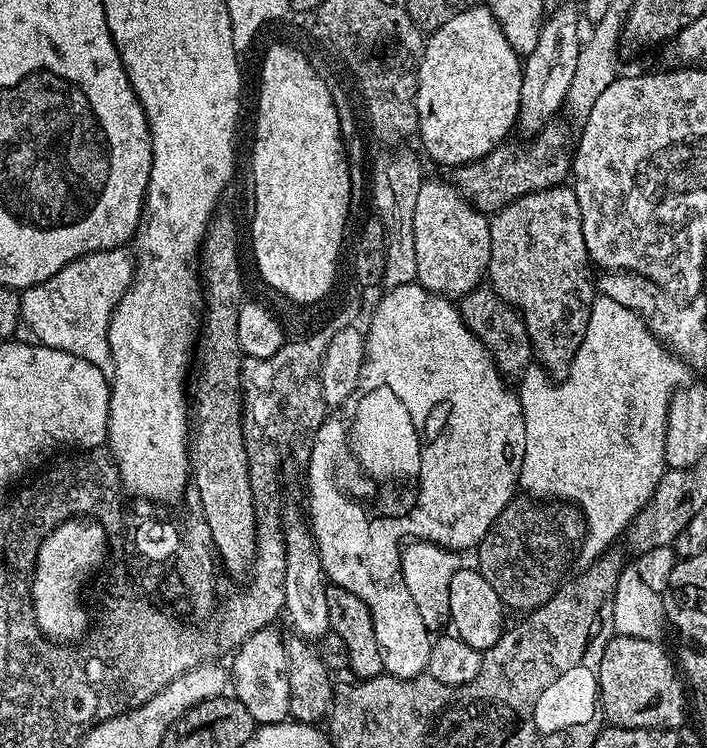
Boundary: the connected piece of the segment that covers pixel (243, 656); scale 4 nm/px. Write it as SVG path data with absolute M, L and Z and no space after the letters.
M269 626L250 634L235 649L236 657L230 663L230 684L234 695L242 702L242 706L246 706L246 710L250 710L250 718L254 718L258 726L283 724L290 716L290 674L284 653L284 640L275 630L275 627Z

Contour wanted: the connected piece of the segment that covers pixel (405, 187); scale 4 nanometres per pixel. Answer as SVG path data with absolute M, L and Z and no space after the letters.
M400 146L393 156L380 160L370 172L370 200L376 203L375 215L384 224L386 234L386 270L382 281L385 289L413 283L418 270L418 258L414 258L414 205L418 203L418 190L426 179L416 156L410 149Z

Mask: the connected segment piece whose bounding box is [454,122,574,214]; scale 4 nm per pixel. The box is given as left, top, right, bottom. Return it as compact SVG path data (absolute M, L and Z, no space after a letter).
M559 122L547 124L540 132L531 137L529 144L512 144L505 142L499 144L490 154L486 154L481 160L475 160L472 164L462 164L455 169L456 177L454 183L462 195L474 205L478 211L485 214L495 214L501 212L506 205L538 190L555 188L563 185L569 179L572 170L572 157L574 155L573 137L568 137L568 132Z

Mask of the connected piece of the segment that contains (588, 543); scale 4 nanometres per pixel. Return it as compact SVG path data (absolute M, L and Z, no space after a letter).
M600 294L592 301L590 322L586 326L586 334L580 345L576 347L576 353L566 375L555 380L543 367L533 366L527 368L519 377L518 395L522 406L522 418L526 422L526 454L522 458L519 487L525 488L528 491L525 493L537 501L567 502L578 509L584 522L582 543L579 545L579 548L581 547L580 556L584 562L599 560L605 552L609 551L615 545L612 543L619 536L621 539L627 533L628 527L632 525L632 519L640 513L642 506L646 506L646 502L650 502L650 498L654 494L654 486L658 486L662 474L666 471L664 451L666 450L670 402L674 393L689 383L688 372L690 372L689 365L685 364L664 341L657 338L648 329L646 322L642 322L642 318L638 318L638 314L634 314L634 310L626 310L626 306Z

